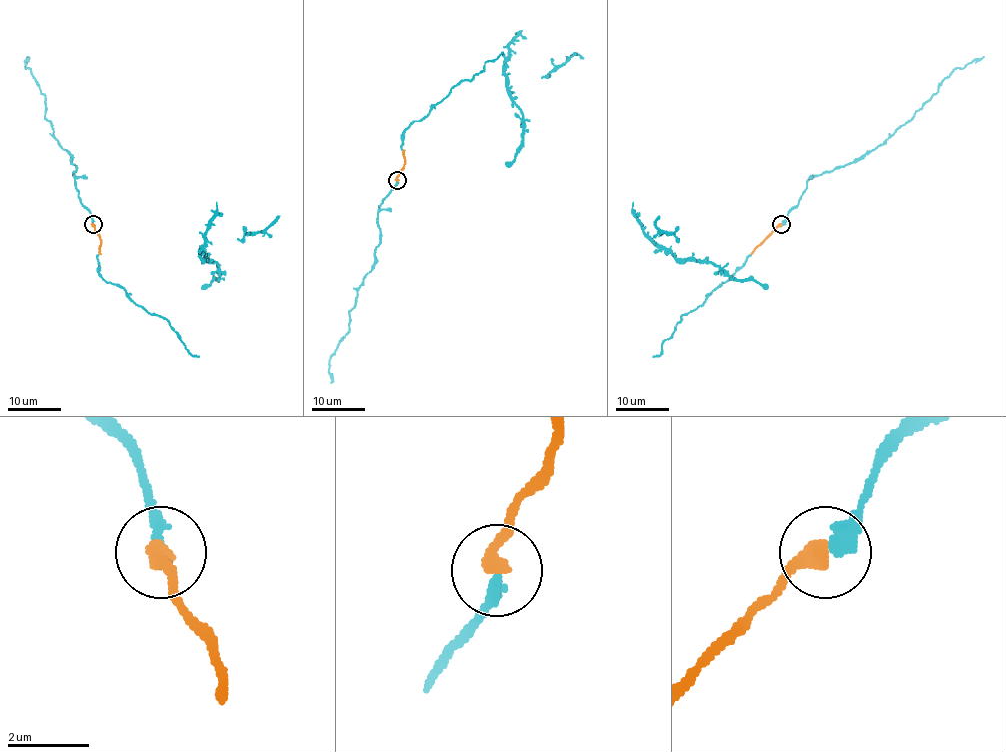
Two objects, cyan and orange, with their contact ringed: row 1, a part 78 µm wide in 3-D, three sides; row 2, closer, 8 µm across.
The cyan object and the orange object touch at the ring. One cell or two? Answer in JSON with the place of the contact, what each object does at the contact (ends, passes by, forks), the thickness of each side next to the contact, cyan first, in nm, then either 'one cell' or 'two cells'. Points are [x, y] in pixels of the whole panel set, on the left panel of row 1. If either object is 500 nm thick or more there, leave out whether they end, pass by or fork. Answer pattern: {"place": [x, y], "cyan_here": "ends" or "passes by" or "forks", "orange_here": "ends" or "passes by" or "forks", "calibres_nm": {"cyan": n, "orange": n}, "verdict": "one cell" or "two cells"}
{"place": [93, 224], "cyan_here": "ends", "orange_here": "ends", "calibres_nm": {"cyan": 320, "orange": 440}, "verdict": "one cell"}

